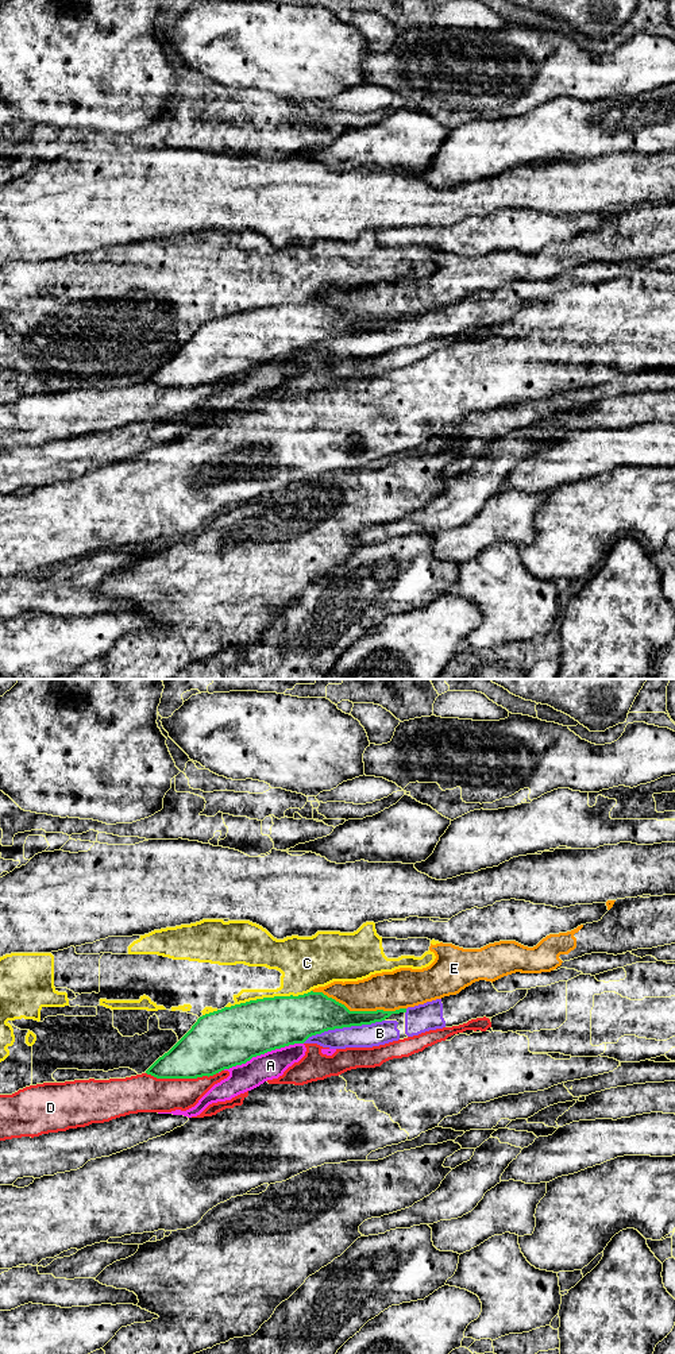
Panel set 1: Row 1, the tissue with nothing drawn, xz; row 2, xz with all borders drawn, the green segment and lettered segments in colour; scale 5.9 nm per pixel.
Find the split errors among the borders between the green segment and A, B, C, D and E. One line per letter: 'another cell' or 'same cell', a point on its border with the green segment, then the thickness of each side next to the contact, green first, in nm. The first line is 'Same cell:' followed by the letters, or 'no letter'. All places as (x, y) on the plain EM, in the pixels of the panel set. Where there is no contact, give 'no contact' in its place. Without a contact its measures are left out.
Same cell: no letter
A: another cell | xz (262, 362) | 360/160 nm
B: another cell | xz (343, 335) | 260/140 nm
C: another cell | xz (267, 307) | 320/240 nm
D: another cell | xz (182, 386) | 320/220 nm
E: another cell | xz (359, 320) | 240/240 nm

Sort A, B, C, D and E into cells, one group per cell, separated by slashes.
A B / C / D / E

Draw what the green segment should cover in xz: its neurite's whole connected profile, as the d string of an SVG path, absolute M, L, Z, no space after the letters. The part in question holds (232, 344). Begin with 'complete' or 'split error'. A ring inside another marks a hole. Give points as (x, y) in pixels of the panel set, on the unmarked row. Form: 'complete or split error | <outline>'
complete | M308 301L298 305L274 305L250 309L246 312L224 316L221 319L205 323L197 328L192 337L162 366L159 366L147 379L157 387L197 387L213 385L224 378L246 373L252 366L267 360L281 358L294 352L304 352L309 346L328 339L371 333L382 331L392 323L406 321L406 317L396 320L350 320L344 313L328 306L323 301Z

